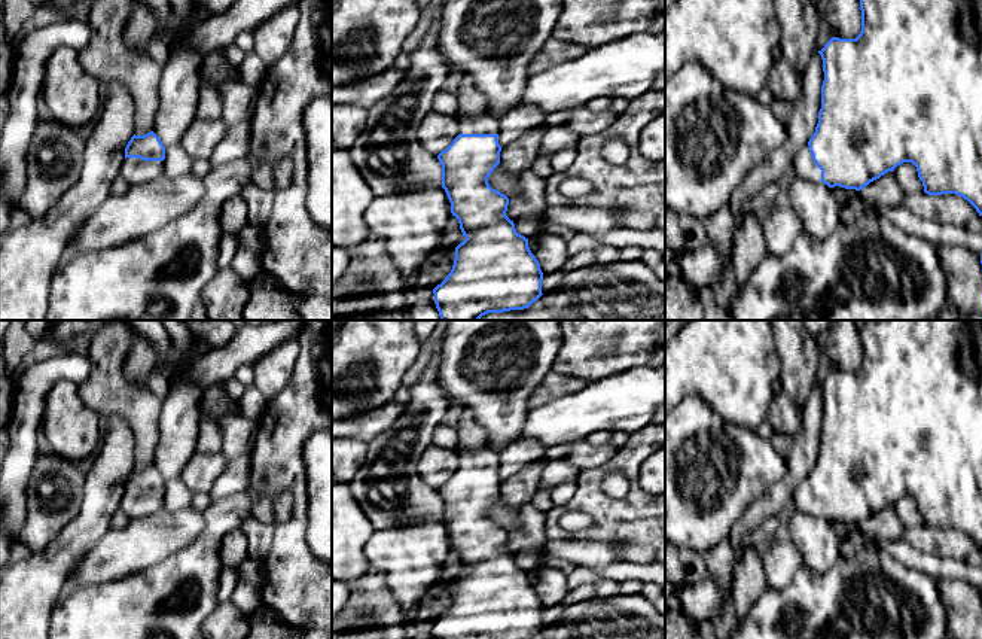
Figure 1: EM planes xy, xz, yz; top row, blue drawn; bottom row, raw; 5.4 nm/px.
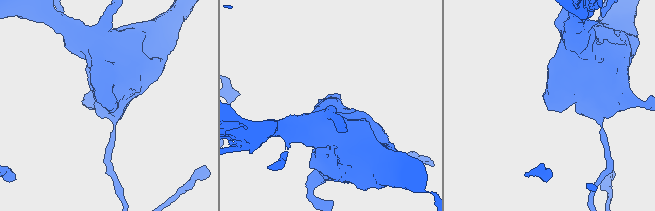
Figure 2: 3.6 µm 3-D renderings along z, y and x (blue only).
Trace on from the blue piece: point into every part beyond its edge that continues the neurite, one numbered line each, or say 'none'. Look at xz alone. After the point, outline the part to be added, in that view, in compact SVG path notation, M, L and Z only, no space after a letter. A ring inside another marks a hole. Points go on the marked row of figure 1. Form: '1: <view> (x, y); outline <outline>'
1: xz (482, 124); outline M488 112L475 118L457 113L460 134L498 134L498 119Z

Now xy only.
1: xy (134, 170); outline M126 158L121 165L121 177L129 185L138 185L153 180L162 174L164 161L143 161L140 158Z

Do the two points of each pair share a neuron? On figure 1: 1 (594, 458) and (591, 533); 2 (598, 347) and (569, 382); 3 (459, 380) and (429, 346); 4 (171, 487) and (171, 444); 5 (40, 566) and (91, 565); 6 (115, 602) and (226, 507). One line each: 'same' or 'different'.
1: different
2: different
3: different
4: different
5: different
6: same

